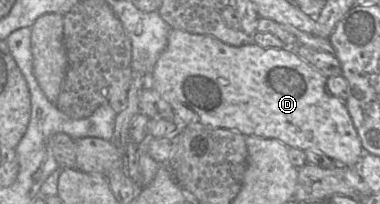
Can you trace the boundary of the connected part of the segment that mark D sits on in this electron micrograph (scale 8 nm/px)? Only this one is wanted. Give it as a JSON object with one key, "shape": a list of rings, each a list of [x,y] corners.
{"shape":[[[171,28],[168,35],[166,48],[159,56],[150,75],[145,75],[145,87],[156,90],[160,96],[173,108],[175,115],[184,125],[203,125],[240,132],[244,136],[256,136],[266,139],[276,139],[288,148],[297,148],[302,151],[311,150],[322,153],[338,164],[354,167],[362,158],[364,153],[361,141],[353,125],[345,103],[333,96],[326,90],[326,77],[303,61],[293,49],[262,48],[255,44],[241,47],[233,47],[223,43],[212,35],[191,34],[179,29]]]}

